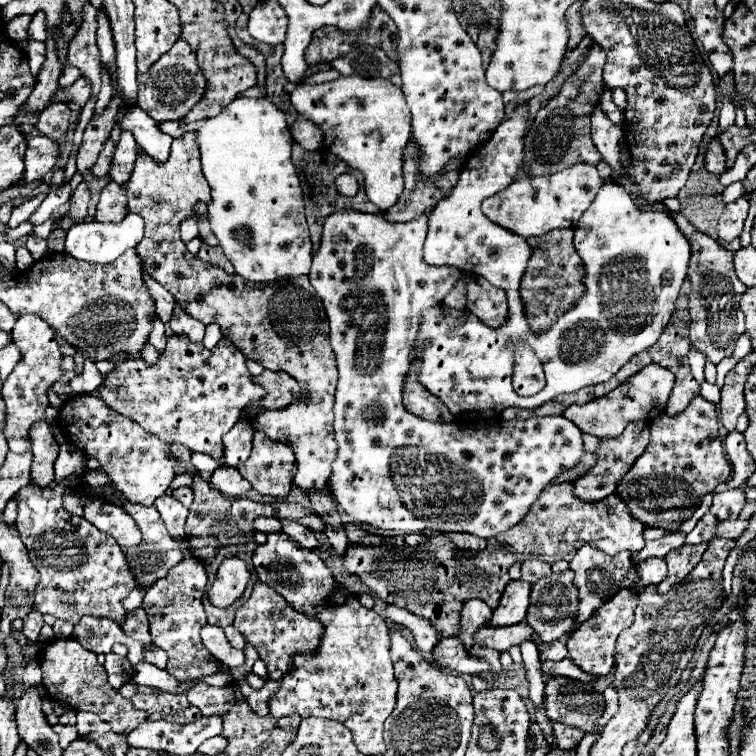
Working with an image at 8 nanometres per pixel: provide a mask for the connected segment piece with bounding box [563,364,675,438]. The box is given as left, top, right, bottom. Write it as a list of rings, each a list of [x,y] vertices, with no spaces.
[[[645,366],[641,368],[637,374],[633,374],[629,380],[625,380],[623,384],[619,384],[615,390],[611,390],[609,394],[589,400],[587,404],[571,404],[563,416],[567,420],[571,420],[581,432],[599,436],[599,438],[615,438],[619,436],[625,426],[633,420],[653,420],[655,416],[663,414],[665,408],[665,400],[669,398],[669,392],[673,388],[673,380],[675,376],[665,370],[663,366]]]

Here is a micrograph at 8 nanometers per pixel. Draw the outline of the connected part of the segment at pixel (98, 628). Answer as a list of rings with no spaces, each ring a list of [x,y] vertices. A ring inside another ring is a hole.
[[[83,616],[81,624],[75,626],[73,638],[79,640],[87,650],[99,654],[107,654],[115,642],[125,642],[125,632],[119,628],[119,624],[109,622],[105,618],[93,618],[93,616]]]

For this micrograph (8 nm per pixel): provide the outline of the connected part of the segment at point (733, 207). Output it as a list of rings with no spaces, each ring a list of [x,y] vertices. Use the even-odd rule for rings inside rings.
[[[739,198],[725,206],[717,224],[717,236],[721,242],[731,242],[741,234],[747,212],[749,212],[749,202],[745,198]]]

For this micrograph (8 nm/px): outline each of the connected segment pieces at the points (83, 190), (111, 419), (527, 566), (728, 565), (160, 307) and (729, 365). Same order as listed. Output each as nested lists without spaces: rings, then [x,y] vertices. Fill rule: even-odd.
[[[81,182],[81,184],[75,188],[73,196],[71,196],[71,208],[69,208],[69,212],[67,212],[63,218],[73,218],[73,220],[79,220],[79,222],[85,220],[89,198],[91,198],[91,190],[89,190],[87,182]]]
[[[71,396],[59,412],[59,426],[67,432],[69,442],[77,450],[99,460],[101,468],[113,480],[115,490],[133,504],[153,506],[153,502],[165,494],[171,480],[175,478],[175,466],[179,458],[167,456],[167,448],[171,448],[171,444],[163,444],[157,440],[157,436],[145,432],[131,418],[113,412],[113,408],[101,404],[101,398],[97,396]]]
[[[527,558],[523,562],[523,568],[521,568],[521,580],[525,582],[535,582],[539,580],[541,576],[549,576],[551,574],[551,566],[539,558]]]
[[[733,548],[727,562],[725,562],[725,568],[723,568],[723,589],[725,591],[725,597],[729,597],[731,592],[731,572],[733,572],[733,566],[737,562],[737,558],[741,556],[741,548]]]
[[[143,274],[143,282],[145,282],[145,286],[149,288],[149,294],[151,294],[153,302],[155,302],[155,314],[157,314],[163,322],[167,322],[169,316],[173,314],[175,298],[173,298],[161,284],[157,284],[155,280],[151,280],[149,274]]]
[[[725,358],[717,366],[716,384],[719,388],[722,388],[724,384],[725,376],[737,365],[740,358]]]

